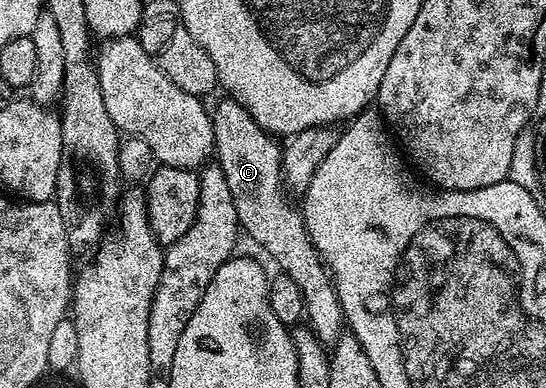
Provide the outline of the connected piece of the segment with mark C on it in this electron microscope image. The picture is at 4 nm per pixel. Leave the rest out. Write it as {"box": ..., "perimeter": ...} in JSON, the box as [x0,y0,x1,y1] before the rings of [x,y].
{"box":[210,96,346,344],"perimeter":[[[224,96],[216,107],[211,107],[210,113],[216,145],[214,158],[226,176],[230,196],[234,196],[241,231],[249,234],[280,265],[279,273],[290,276],[290,280],[302,288],[307,325],[312,327],[320,342],[334,344],[346,330],[342,304],[332,276],[310,240],[303,213],[292,207],[291,197],[284,198],[283,149],[277,135],[264,130],[231,96]]]}

